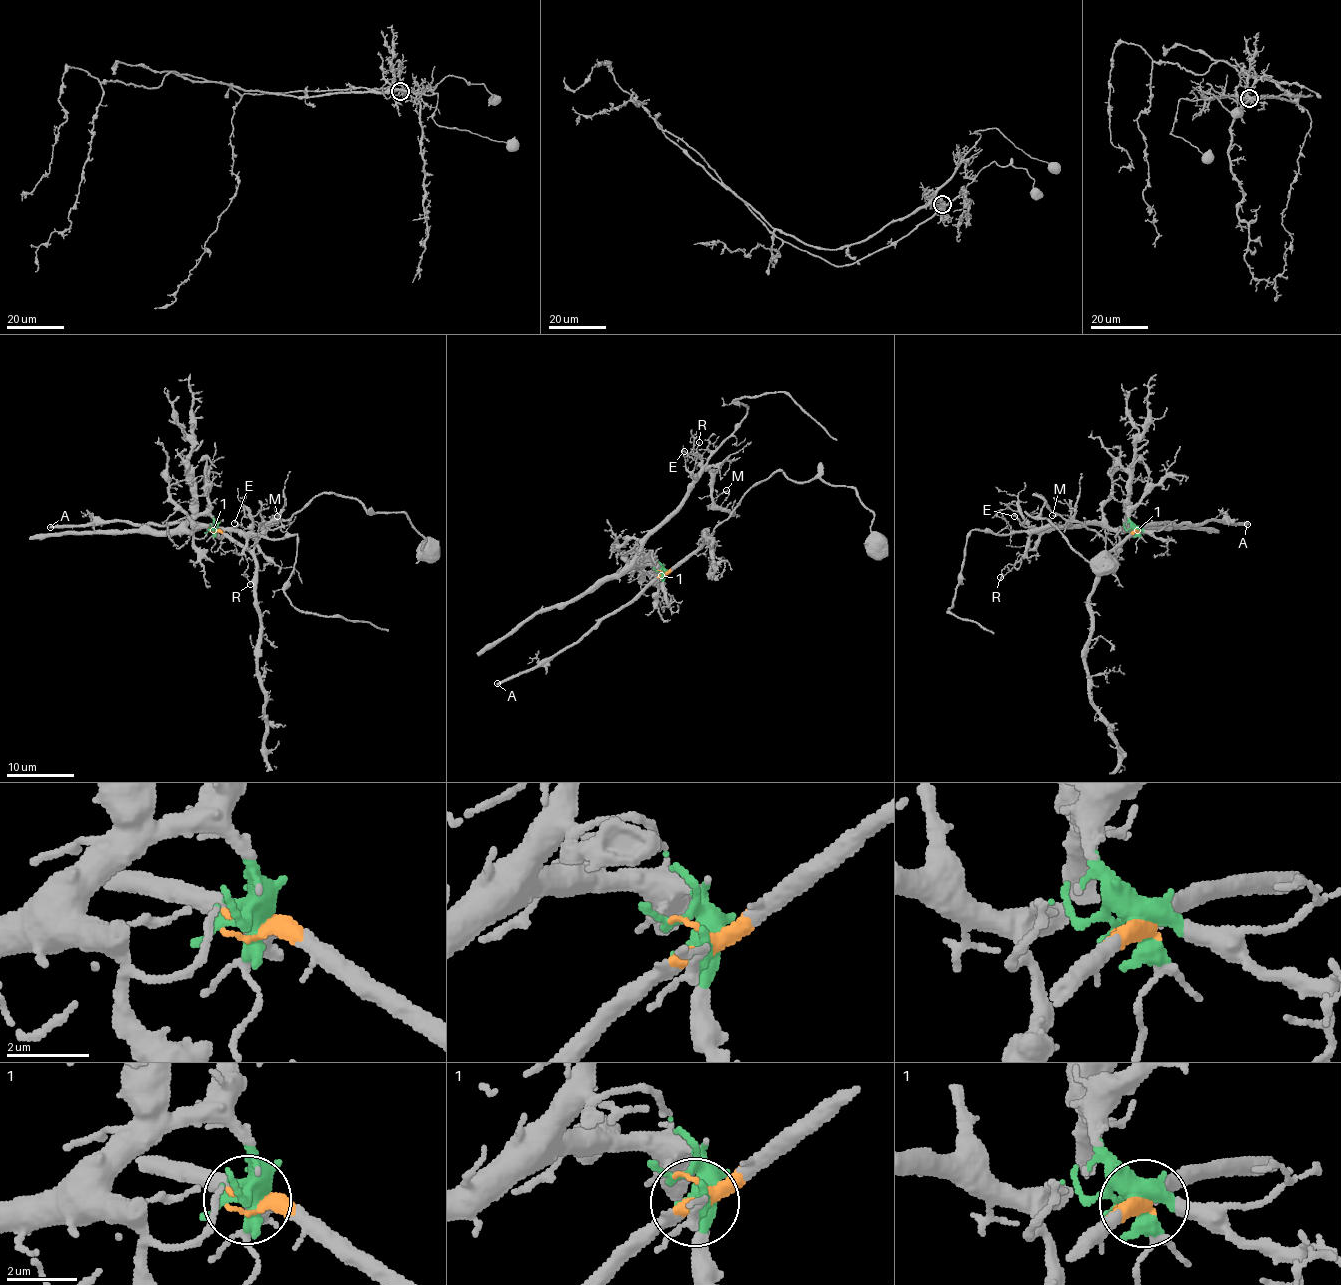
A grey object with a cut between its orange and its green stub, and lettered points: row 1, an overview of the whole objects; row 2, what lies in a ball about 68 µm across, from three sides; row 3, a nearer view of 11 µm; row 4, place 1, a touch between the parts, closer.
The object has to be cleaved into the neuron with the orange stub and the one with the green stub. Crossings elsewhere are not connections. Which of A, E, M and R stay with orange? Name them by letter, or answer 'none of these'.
A

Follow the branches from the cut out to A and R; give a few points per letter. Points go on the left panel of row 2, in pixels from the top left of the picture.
A: (210, 530), (195, 524), (156, 525), (93, 520), (87, 525), (49, 527)
R: (210, 530), (192, 532), (199, 527), (231, 530), (246, 540), (244, 572), (249, 583)

